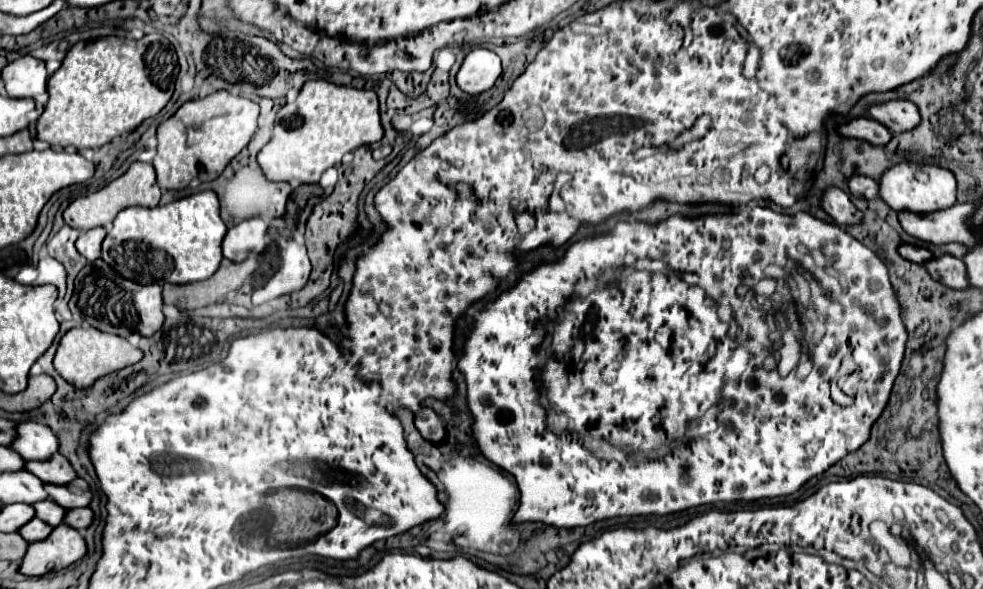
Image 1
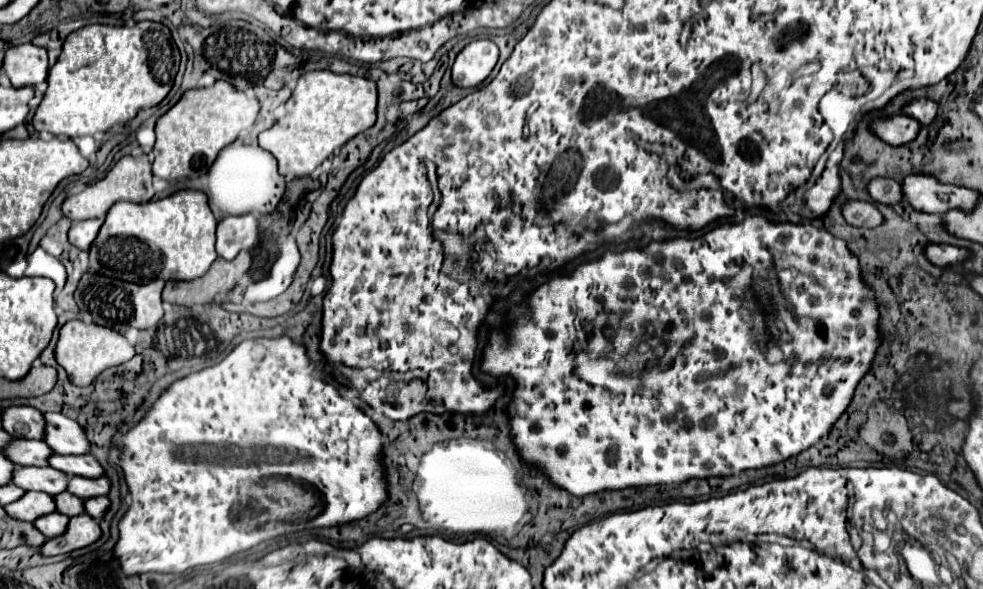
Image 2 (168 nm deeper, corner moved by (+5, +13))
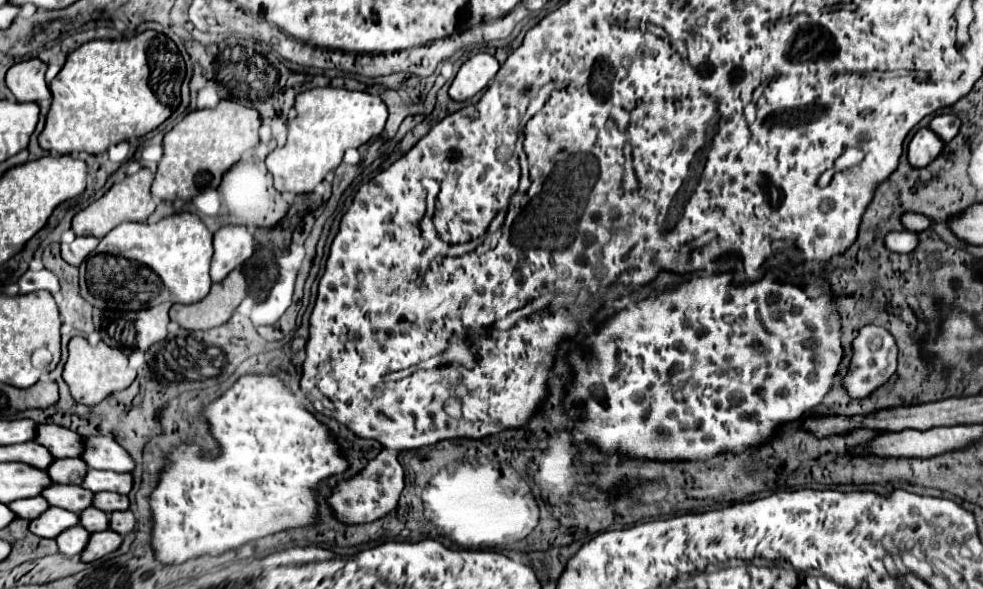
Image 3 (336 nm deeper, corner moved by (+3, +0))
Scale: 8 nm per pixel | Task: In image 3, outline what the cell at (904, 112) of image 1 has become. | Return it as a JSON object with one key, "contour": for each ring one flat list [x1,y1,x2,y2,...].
{"contour":[[941,114,941,116,935,116,935,118,931,120,929,128,931,128,943,142,949,142,949,140,953,140,953,138,959,134,961,120,959,120,955,114]]}

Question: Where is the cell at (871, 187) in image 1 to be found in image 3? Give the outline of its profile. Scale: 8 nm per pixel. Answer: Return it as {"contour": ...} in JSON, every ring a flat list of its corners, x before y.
{"contour":[[905,214,901,222,911,232,925,232,925,230,929,230,933,226,933,218,921,216,921,214]]}

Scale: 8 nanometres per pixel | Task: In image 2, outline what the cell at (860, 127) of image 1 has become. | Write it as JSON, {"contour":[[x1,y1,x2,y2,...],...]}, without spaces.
{"contour":[[907,115,877,117,869,125,869,129,879,139,883,139,885,143,891,143,891,145,905,145,905,143,913,141,919,127,921,127,919,121,915,121,913,117,907,117]]}

